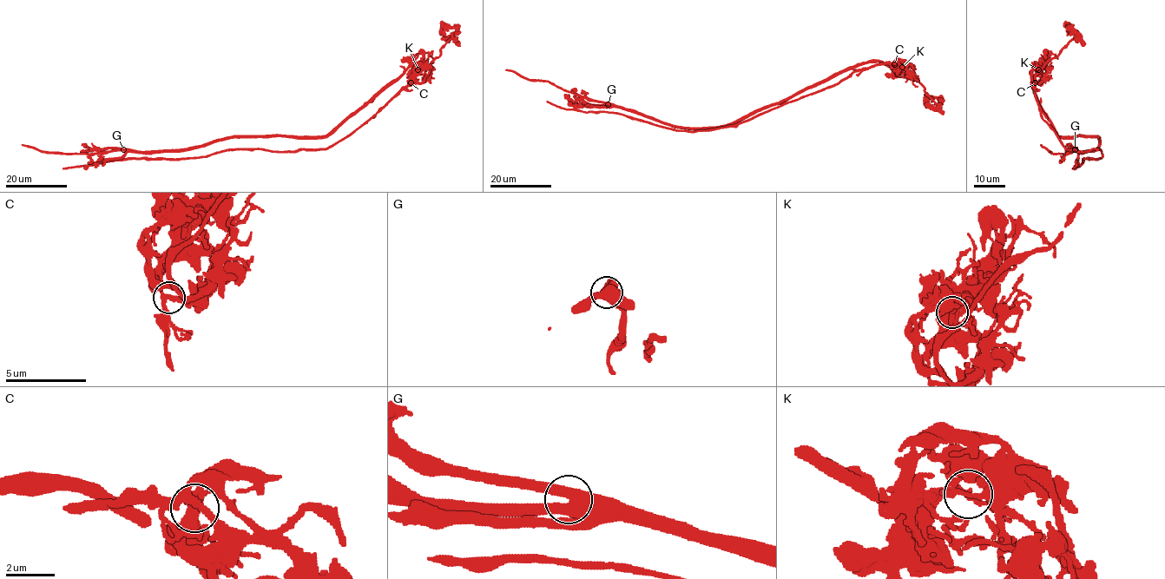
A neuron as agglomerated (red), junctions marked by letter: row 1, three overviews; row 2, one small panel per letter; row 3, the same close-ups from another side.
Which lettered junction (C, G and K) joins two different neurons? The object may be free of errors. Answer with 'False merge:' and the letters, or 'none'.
False merge: K

